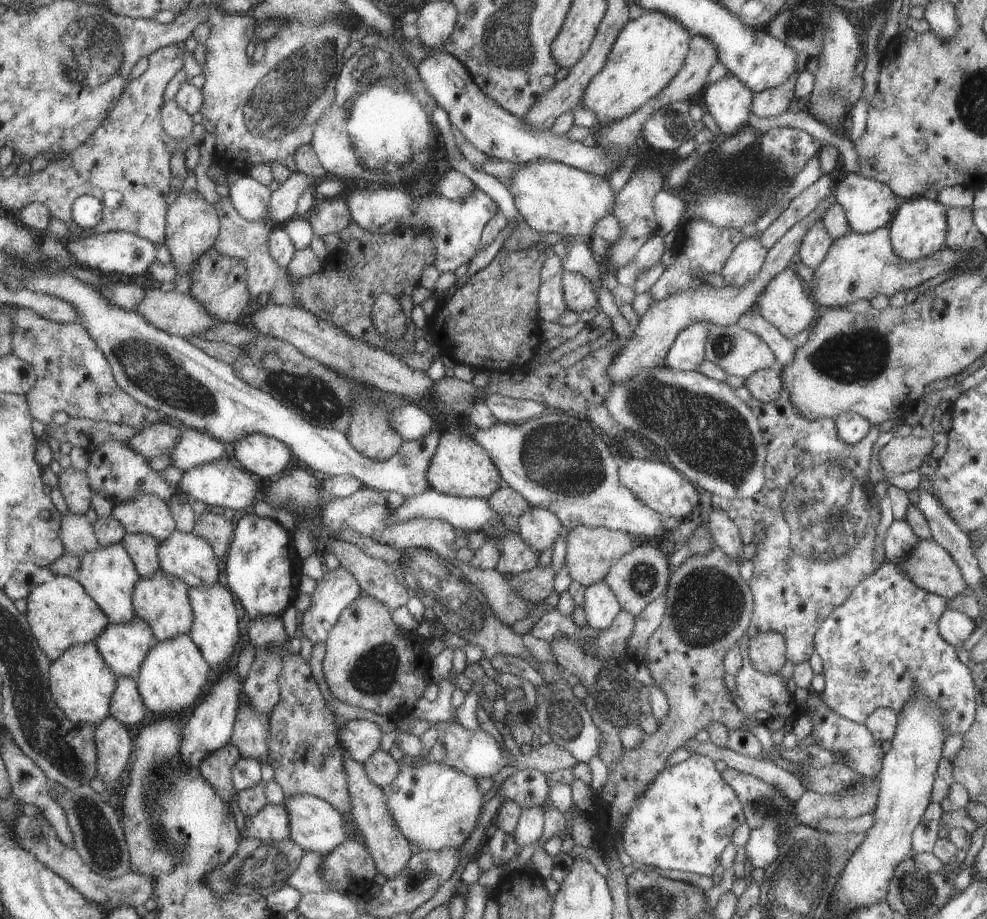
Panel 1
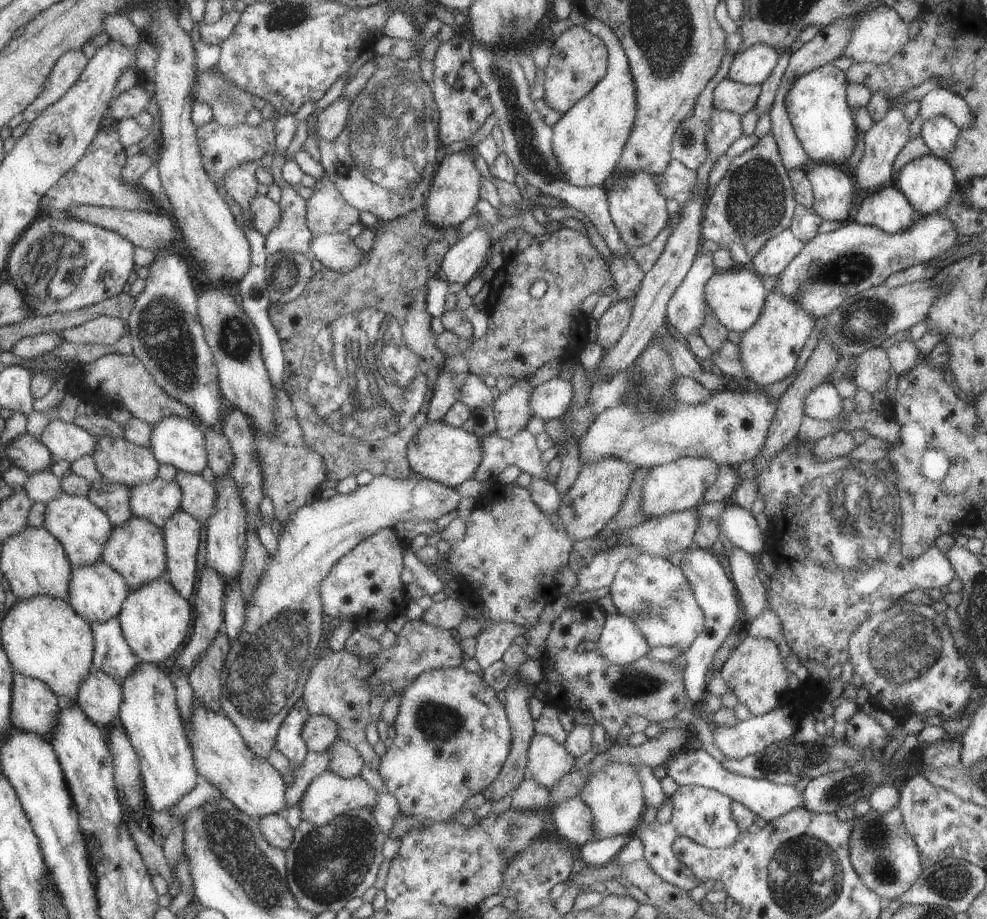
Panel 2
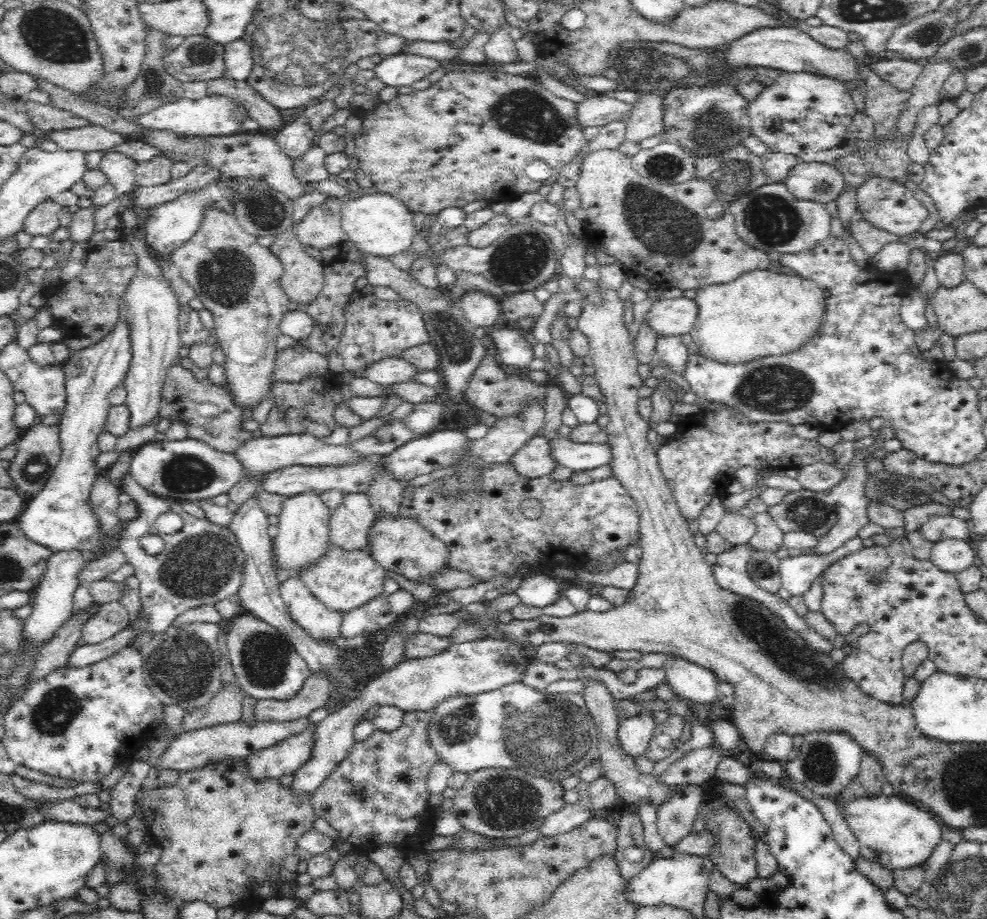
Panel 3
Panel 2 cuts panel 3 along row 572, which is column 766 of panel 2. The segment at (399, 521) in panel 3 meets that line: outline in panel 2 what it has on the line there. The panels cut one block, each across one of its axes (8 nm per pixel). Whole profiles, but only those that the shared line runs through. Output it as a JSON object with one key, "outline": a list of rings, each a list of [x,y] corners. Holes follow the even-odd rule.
{"outline":[[[728,387],[713,393],[705,403],[689,405],[682,401],[672,409],[664,411],[650,411],[637,409],[635,405],[620,403],[614,407],[607,407],[604,412],[595,416],[590,430],[579,440],[579,458],[584,465],[598,464],[603,458],[618,457],[621,461],[648,469],[656,465],[663,465],[682,457],[710,457],[719,465],[736,467],[743,462],[750,462],[768,436],[767,430],[776,412],[778,402],[770,402],[763,392],[763,388],[748,391],[744,388]]]}

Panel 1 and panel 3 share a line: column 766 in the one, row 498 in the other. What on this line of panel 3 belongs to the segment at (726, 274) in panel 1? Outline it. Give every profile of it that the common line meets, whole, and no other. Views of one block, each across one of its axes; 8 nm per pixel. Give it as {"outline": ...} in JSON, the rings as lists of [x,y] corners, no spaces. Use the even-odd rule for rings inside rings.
{"outline":[[[250,495],[248,499],[242,502],[239,509],[233,513],[229,527],[234,531],[235,537],[238,538],[239,546],[246,551],[247,560],[244,568],[244,584],[240,585],[237,595],[243,613],[255,615],[256,618],[267,622],[276,630],[283,634],[291,646],[299,651],[300,656],[306,662],[308,669],[311,671],[320,670],[321,668],[330,668],[341,658],[343,651],[338,647],[329,644],[329,642],[320,642],[313,640],[296,624],[290,617],[290,613],[283,603],[279,593],[279,582],[276,579],[275,562],[272,562],[272,541],[273,538],[268,535],[268,514],[262,509],[260,499],[256,495]]]}

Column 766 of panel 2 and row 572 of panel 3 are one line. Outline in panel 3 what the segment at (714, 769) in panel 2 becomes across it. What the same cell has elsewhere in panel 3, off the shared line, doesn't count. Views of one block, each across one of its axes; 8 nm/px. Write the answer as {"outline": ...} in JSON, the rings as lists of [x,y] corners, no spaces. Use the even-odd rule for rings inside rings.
{"outline":[[[858,535],[847,540],[839,549],[825,555],[809,555],[807,552],[793,553],[781,560],[780,578],[781,586],[791,596],[803,595],[812,586],[812,582],[828,567],[843,556],[852,554],[862,547],[862,539]]]}

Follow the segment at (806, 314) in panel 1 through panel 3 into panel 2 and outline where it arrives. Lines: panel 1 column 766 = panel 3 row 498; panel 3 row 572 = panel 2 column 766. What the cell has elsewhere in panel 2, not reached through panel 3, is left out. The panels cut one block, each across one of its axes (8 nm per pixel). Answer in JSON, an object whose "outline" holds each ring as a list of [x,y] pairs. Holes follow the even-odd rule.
{"outline":[[[732,267],[728,271],[717,270],[705,284],[705,301],[708,308],[715,312],[718,320],[730,331],[743,333],[750,328],[763,312],[768,296],[764,284],[760,282],[760,276],[754,274],[754,270],[736,270]]]}

